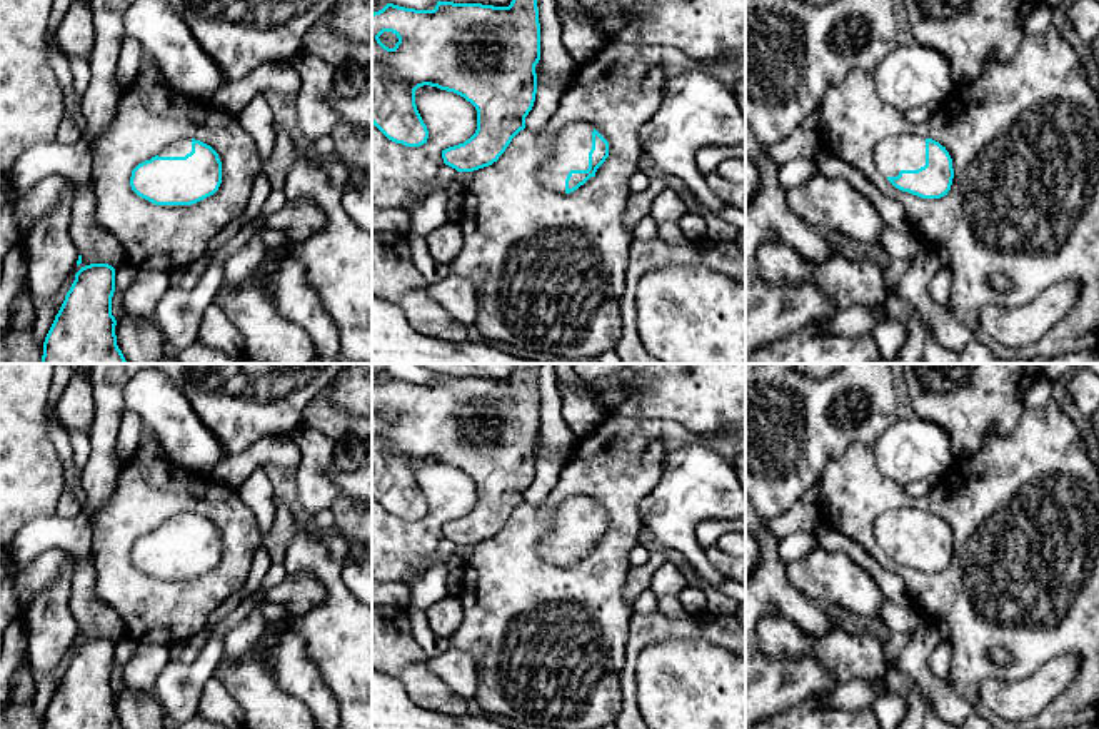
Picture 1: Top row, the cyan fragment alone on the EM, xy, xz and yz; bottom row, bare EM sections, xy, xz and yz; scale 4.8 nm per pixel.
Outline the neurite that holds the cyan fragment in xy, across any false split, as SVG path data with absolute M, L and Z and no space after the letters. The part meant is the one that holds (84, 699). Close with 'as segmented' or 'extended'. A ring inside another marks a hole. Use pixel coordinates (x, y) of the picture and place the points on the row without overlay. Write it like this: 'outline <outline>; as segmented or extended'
outline M90 637L75 654L43 716L43 729L123 729L112 689L115 642Z; as segmented

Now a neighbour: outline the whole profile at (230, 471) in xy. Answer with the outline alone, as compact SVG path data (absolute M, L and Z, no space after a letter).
M267 435L242 454L223 457L208 475L208 480L237 489L258 465L299 469L302 452L294 439Z

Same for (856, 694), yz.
M852 679L822 692L815 692L822 704L836 709L859 711L872 707L884 692L866 679Z

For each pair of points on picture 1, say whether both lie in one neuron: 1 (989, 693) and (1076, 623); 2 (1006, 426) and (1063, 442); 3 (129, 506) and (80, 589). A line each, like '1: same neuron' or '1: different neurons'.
1: different neurons
2: different neurons
3: different neurons

